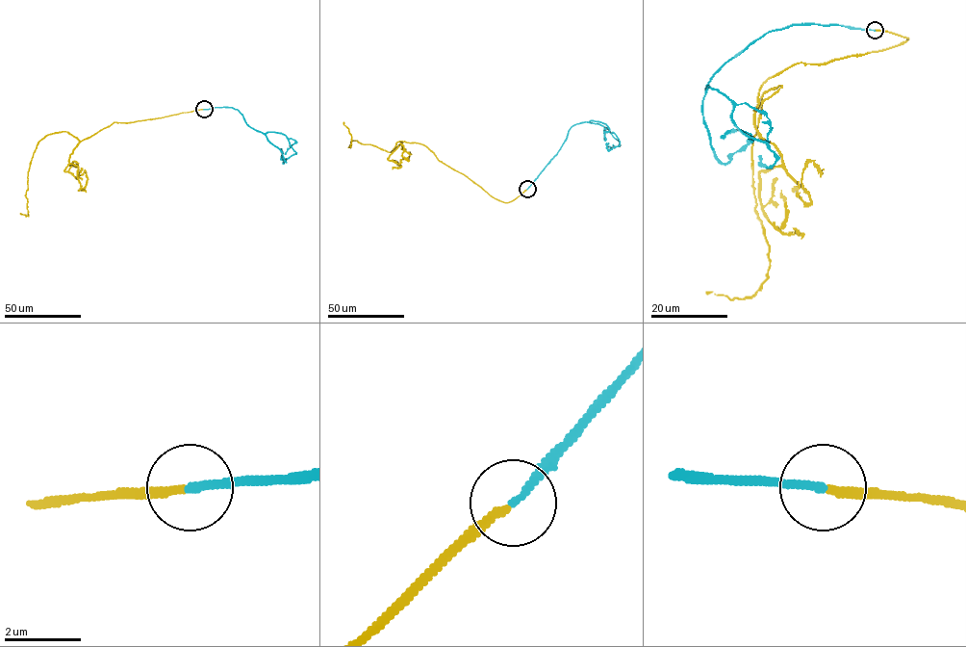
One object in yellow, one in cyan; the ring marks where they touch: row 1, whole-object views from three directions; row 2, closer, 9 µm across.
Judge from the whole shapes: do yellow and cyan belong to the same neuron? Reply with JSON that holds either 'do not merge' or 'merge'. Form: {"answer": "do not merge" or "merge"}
{"answer": "merge"}

